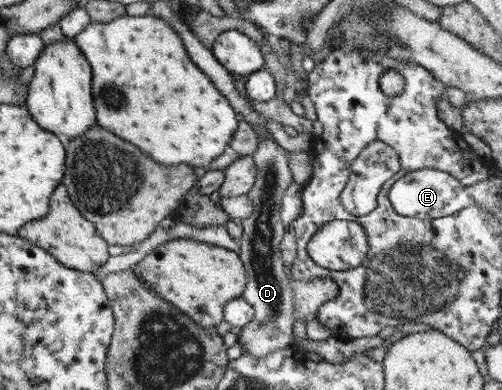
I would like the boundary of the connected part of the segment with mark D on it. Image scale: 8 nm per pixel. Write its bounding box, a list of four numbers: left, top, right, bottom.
[237,136,296,359]

